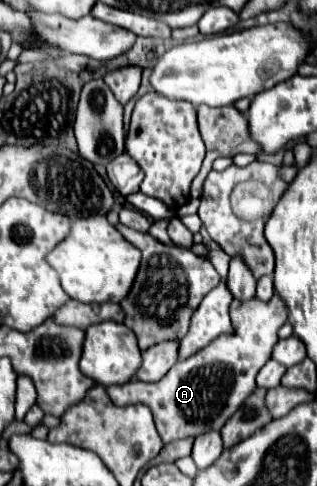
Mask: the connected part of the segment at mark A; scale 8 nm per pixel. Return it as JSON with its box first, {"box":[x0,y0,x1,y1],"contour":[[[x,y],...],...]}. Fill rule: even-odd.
{"box":[107,295,287,443],"contour":[[[277,295],[269,303],[261,303],[261,299],[257,297],[249,299],[249,303],[233,299],[229,313],[233,333],[219,335],[217,339],[213,339],[213,343],[197,351],[197,355],[179,361],[157,383],[133,379],[125,385],[107,387],[107,393],[113,403],[149,405],[163,443],[171,443],[175,439],[185,437],[197,437],[209,429],[221,429],[225,421],[241,407],[245,397],[249,397],[249,393],[255,389],[255,377],[259,369],[271,359],[271,349],[277,343],[277,331],[287,321],[285,303],[281,303]]]}

